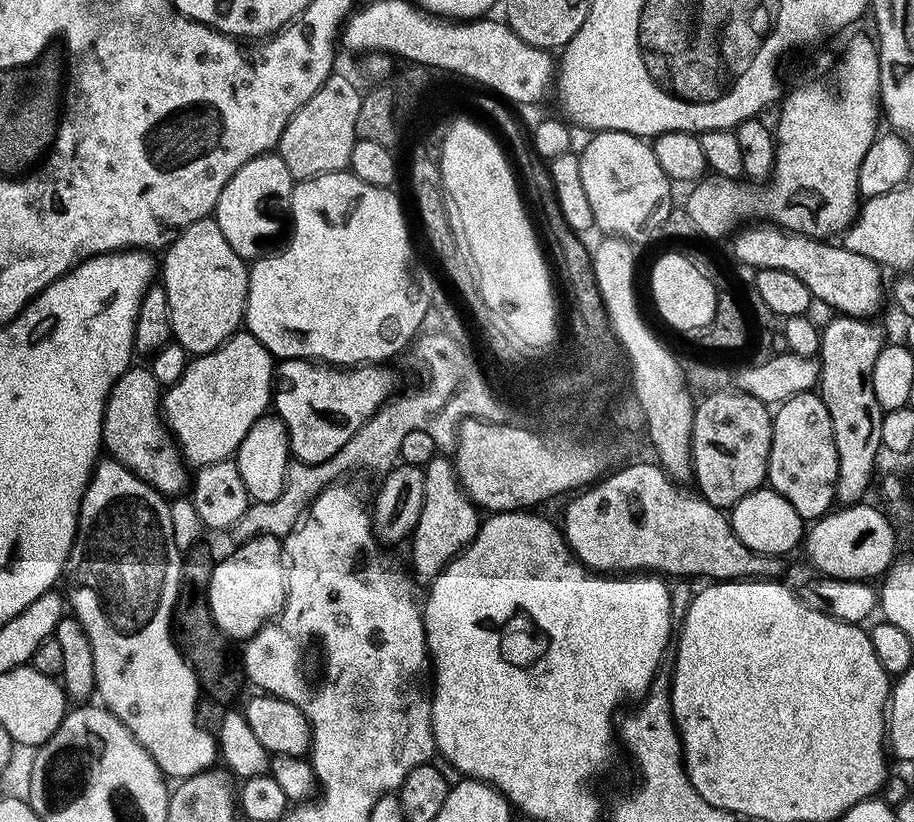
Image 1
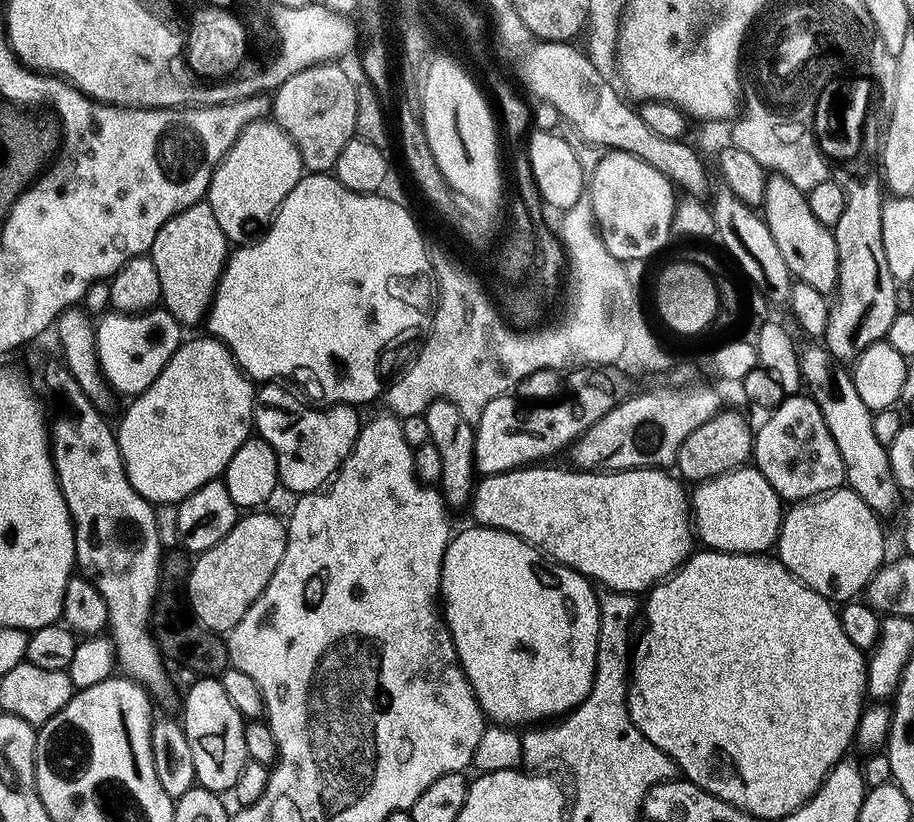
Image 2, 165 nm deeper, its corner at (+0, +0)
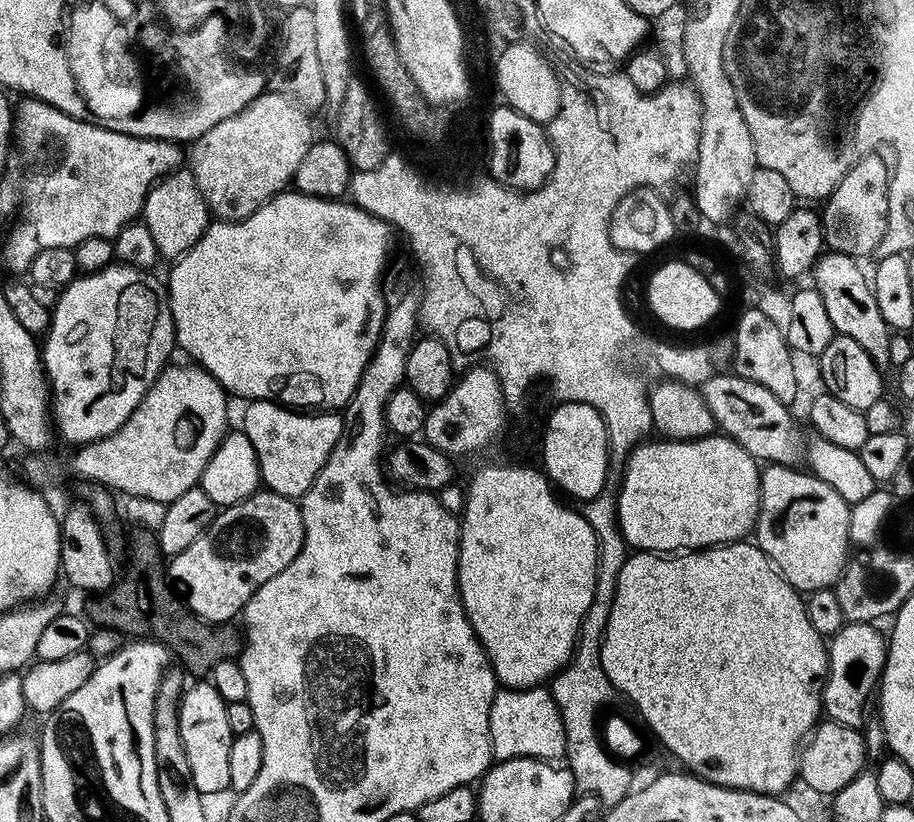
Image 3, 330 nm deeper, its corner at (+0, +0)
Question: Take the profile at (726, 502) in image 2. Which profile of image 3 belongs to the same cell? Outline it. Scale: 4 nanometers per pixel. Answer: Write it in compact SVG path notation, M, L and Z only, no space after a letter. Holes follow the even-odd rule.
M723 434L701 440L665 440L660 444L641 442L628 454L618 480L617 522L627 547L642 552L676 554L681 550L703 550L721 544L734 544L756 526L760 509L760 473L757 460L742 446Z

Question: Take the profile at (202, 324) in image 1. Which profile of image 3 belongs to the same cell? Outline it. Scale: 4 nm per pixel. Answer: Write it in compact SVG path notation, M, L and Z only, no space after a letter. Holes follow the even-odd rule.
M177 170L157 183L144 204L142 222L150 230L154 246L158 246L165 261L175 261L193 248L198 238L202 238L202 234L208 229L210 213L204 195L200 193L200 185L196 183L196 177L191 171Z

